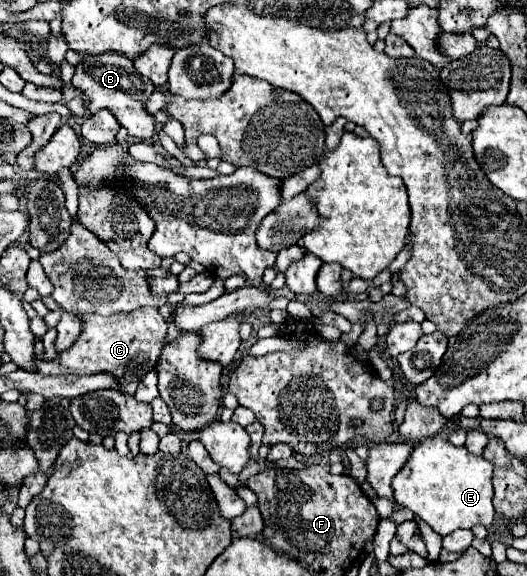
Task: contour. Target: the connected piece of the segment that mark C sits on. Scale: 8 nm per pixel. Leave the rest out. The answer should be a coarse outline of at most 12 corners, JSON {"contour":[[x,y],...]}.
{"contour":[[157,309],[83,317],[43,375],[109,373],[133,397],[167,337]]}

